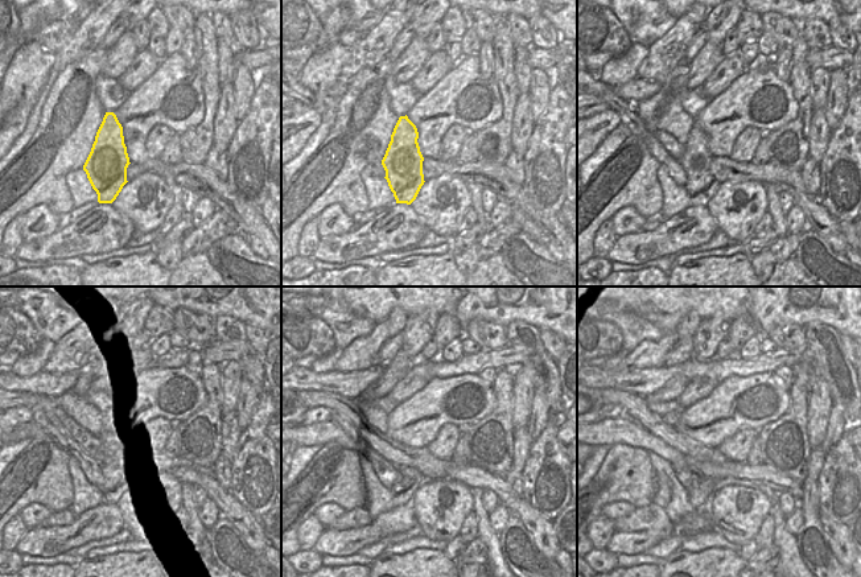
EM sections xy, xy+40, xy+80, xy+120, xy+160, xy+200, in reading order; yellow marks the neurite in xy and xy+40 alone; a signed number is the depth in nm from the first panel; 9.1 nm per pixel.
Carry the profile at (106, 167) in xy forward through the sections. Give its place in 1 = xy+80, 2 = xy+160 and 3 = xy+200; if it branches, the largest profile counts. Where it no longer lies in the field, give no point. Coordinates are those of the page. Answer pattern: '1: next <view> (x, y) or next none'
1: next xy+80 (701, 185)
2: next xy+160 (412, 479)
3: next xy+200 (699, 498)

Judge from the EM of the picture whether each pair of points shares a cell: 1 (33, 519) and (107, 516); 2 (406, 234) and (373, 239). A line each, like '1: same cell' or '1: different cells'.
1: different cells
2: same cell

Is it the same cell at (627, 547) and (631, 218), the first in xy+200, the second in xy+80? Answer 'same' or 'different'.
different

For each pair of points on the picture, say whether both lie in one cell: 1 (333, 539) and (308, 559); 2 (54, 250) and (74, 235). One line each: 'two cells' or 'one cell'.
1: two cells
2: one cell

